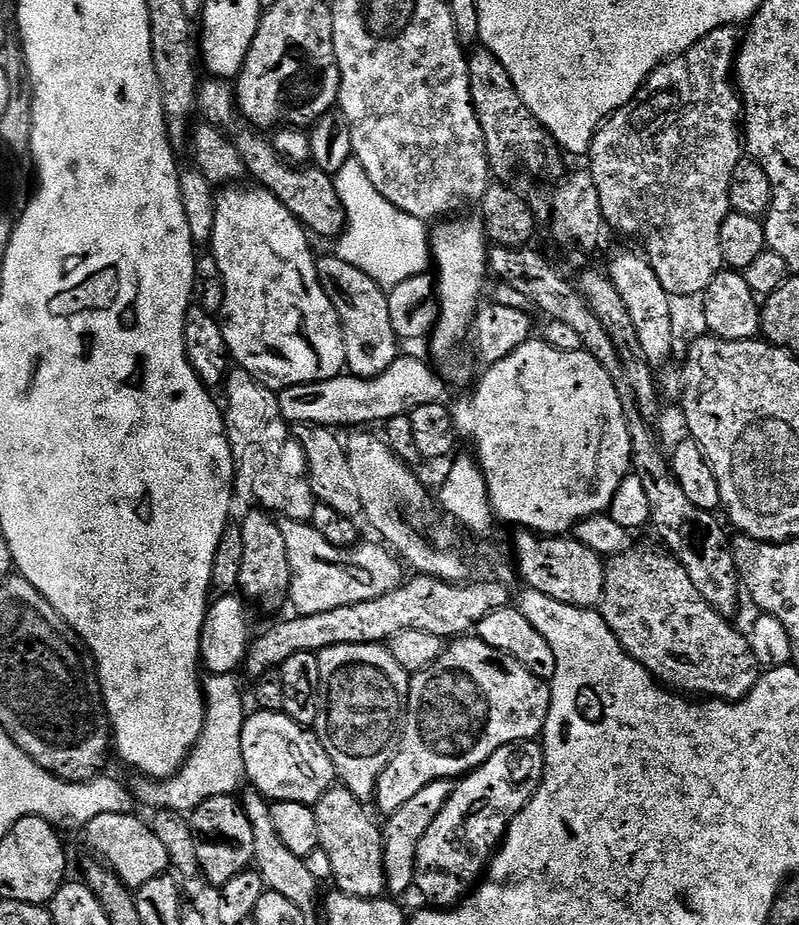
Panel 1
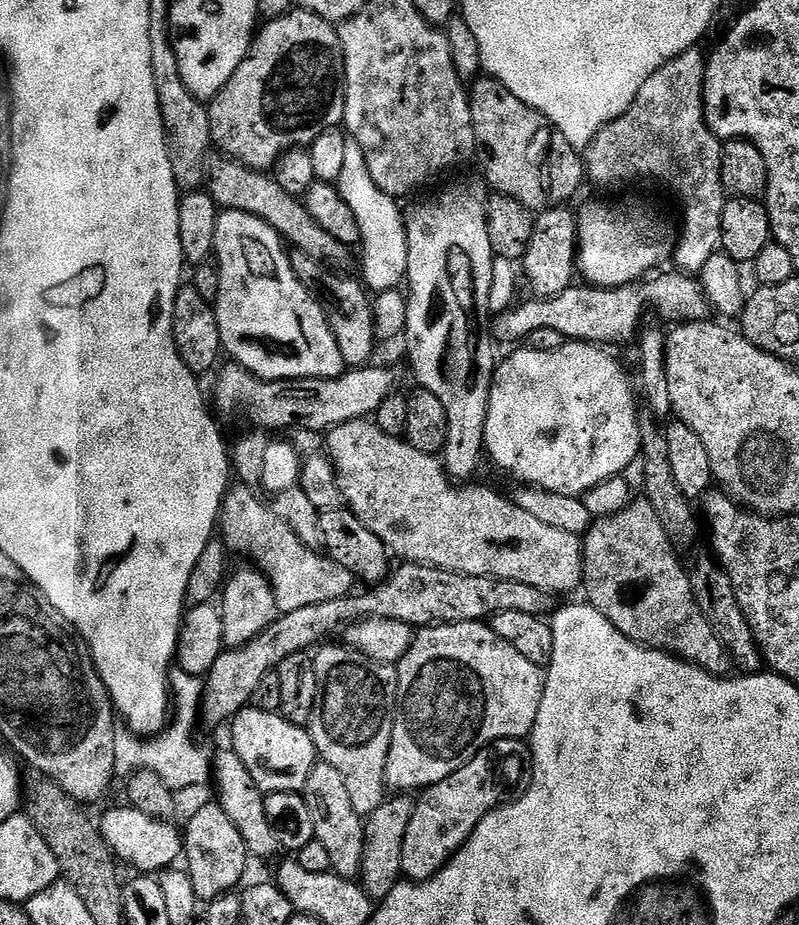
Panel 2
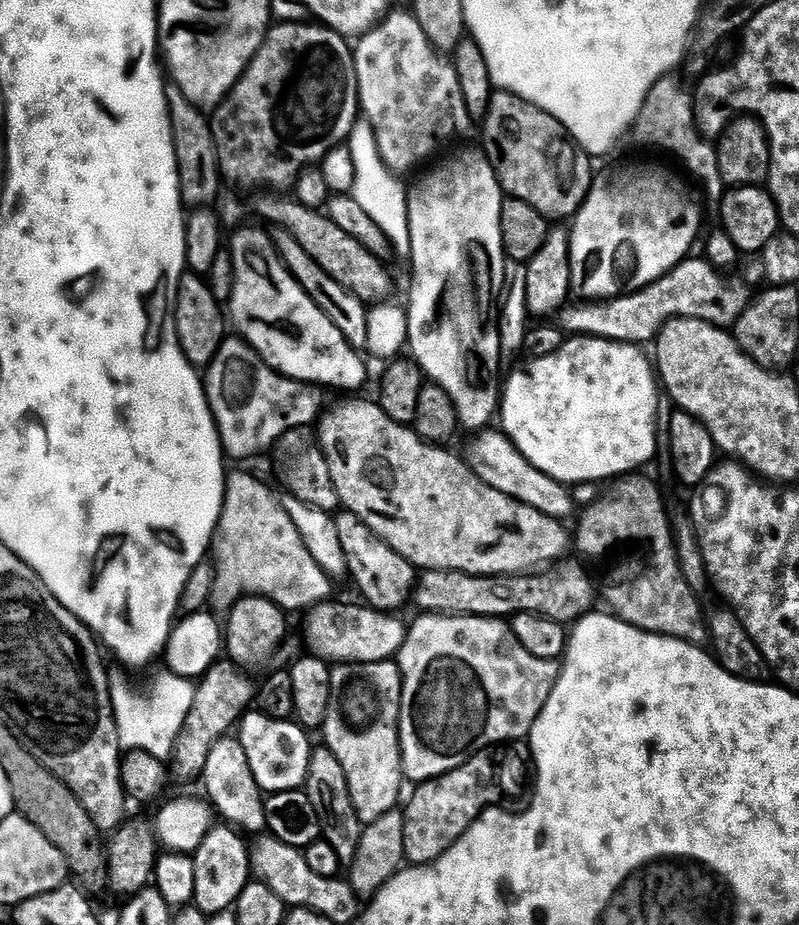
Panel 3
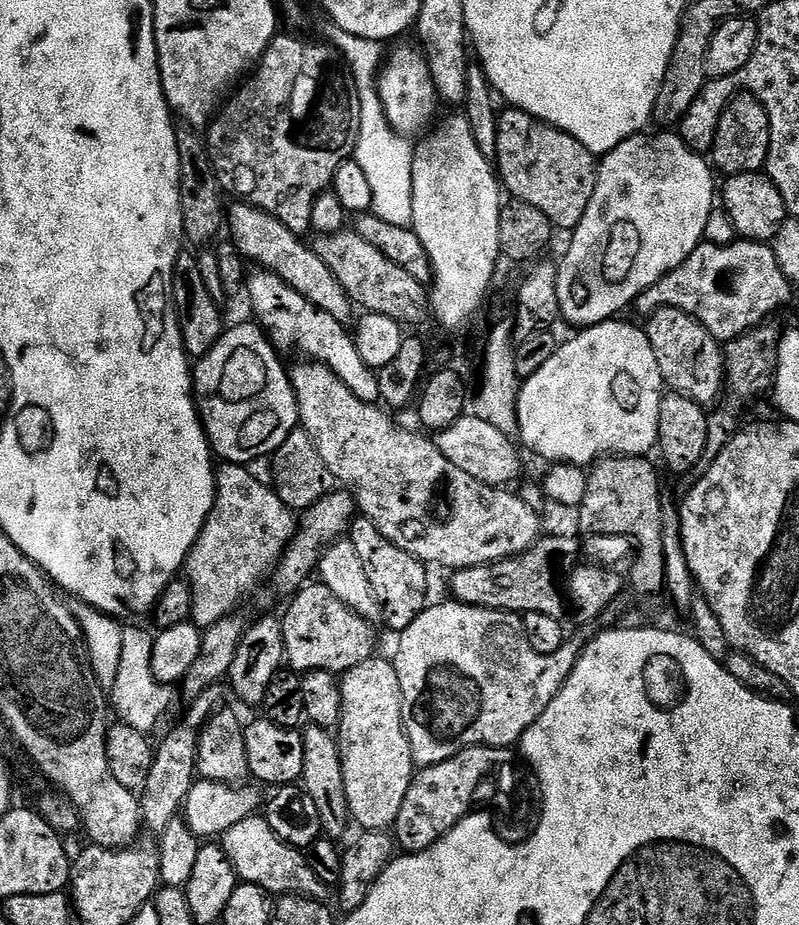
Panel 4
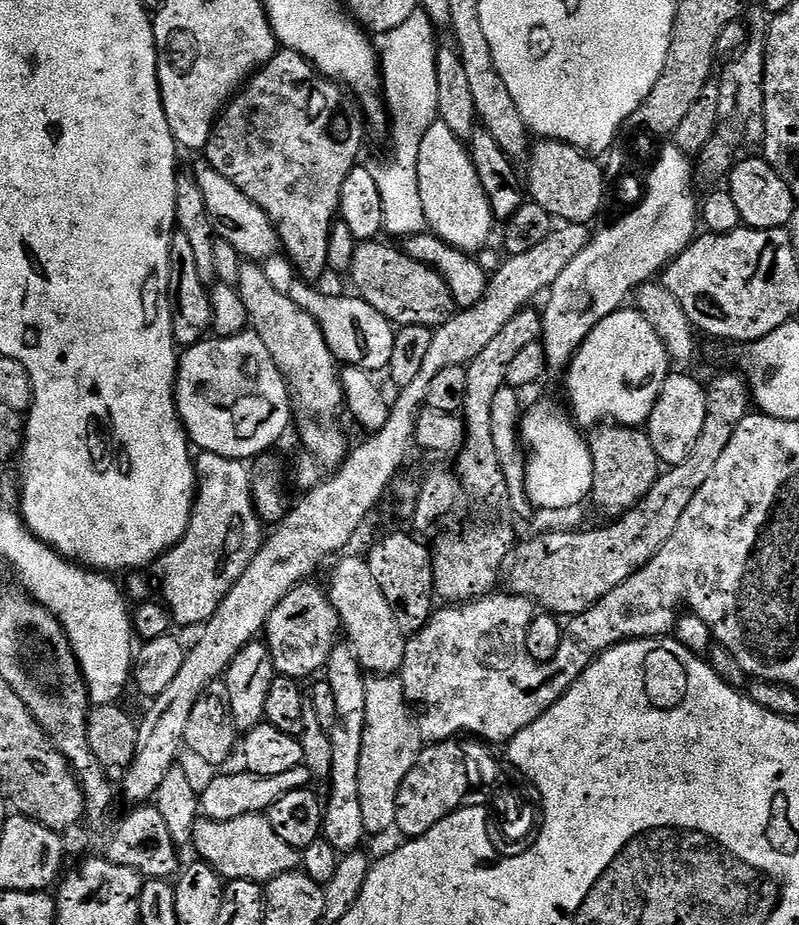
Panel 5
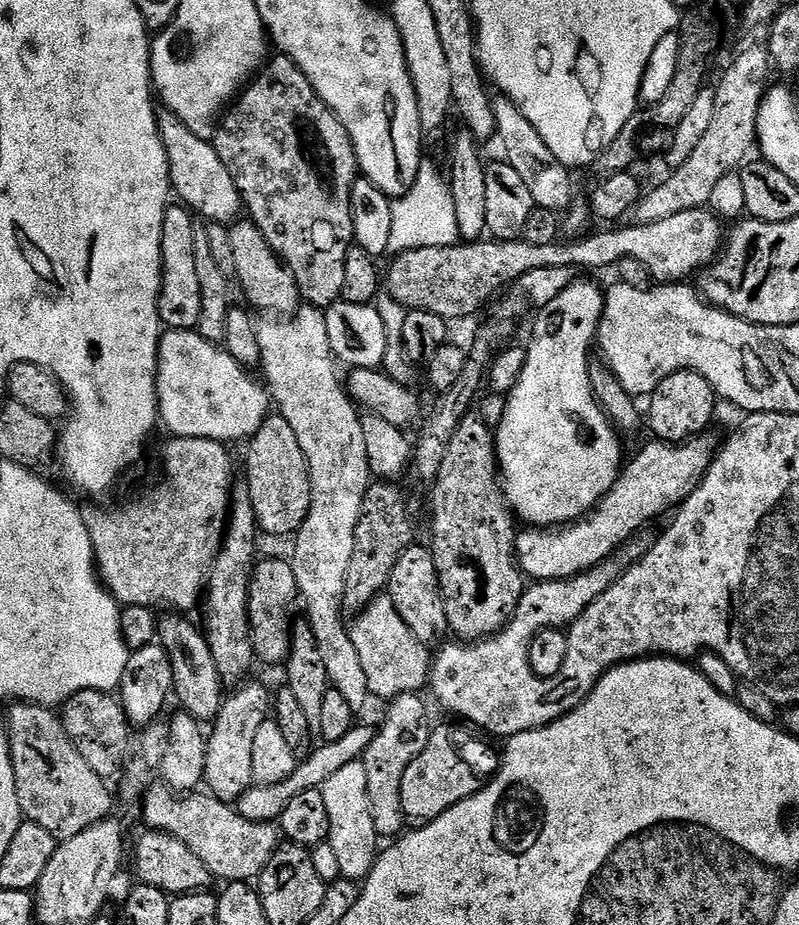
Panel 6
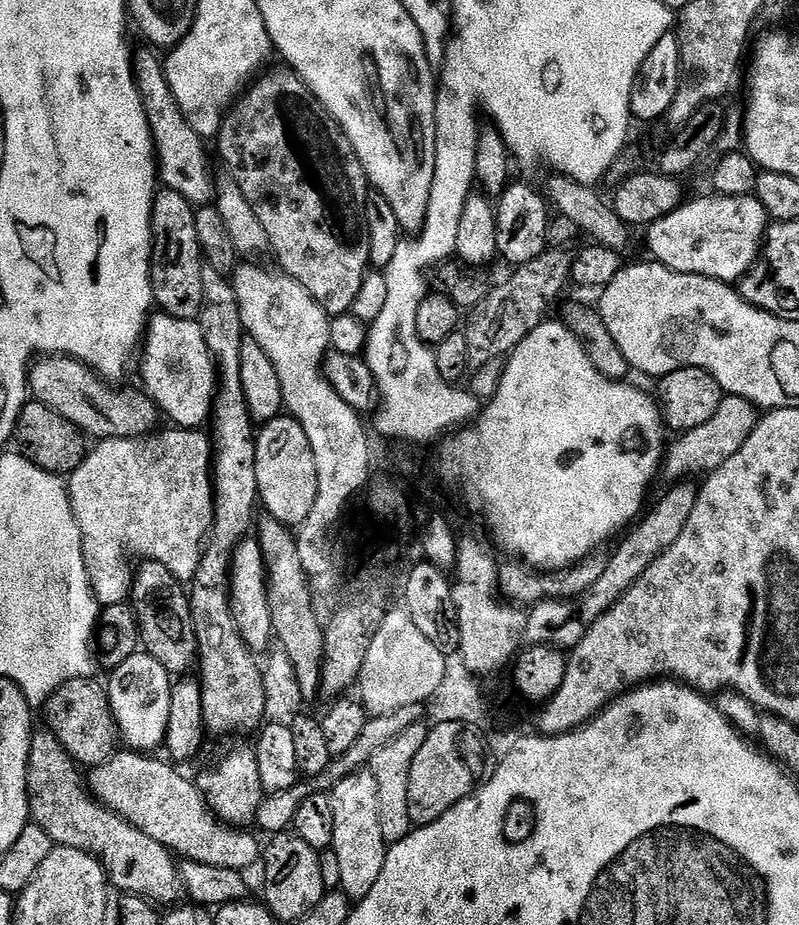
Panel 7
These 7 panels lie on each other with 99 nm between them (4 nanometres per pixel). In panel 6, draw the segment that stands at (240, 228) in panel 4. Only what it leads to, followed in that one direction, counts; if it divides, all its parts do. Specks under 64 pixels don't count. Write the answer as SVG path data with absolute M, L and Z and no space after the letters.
M167 110L157 115L156 128L160 131L160 141L166 150L171 191L175 195L177 192L185 200L181 201L197 217L205 216L205 221L213 224L231 225L241 215L242 201L238 186L234 186L230 170L222 166L222 158L218 158L215 147L194 135L174 113Z

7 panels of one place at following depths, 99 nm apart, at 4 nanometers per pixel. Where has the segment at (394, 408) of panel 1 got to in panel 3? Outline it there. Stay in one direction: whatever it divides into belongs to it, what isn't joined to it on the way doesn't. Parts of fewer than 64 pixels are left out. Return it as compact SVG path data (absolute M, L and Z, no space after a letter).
M242 338L225 339L212 363L206 368L206 391L212 417L216 420L216 429L220 435L220 445L229 457L236 460L248 460L259 452L273 447L292 428L307 428L317 419L316 398L309 385L292 380L288 376L275 372L265 360Z

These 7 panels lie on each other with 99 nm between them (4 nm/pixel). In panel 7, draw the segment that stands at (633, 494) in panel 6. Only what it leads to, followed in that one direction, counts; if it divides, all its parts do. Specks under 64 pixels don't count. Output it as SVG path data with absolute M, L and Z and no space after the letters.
M725 395L724 401L718 406L718 414L714 414L710 422L702 422L702 426L683 433L669 448L667 446L666 455L662 460L662 476L672 480L668 482L684 482L689 478L696 478L692 476L703 477L705 474L711 474L715 468L722 466L722 462L738 454L738 450L742 448L746 438L750 438L757 423L756 405L741 396Z

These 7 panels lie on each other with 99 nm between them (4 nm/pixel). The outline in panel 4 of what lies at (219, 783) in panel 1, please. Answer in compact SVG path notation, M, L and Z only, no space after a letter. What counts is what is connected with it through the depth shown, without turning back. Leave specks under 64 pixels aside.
M124 628L122 638L122 656L118 662L118 674L114 678L114 686L110 690L110 704L121 721L134 730L145 734L152 731L160 724L160 719L168 712L172 704L173 689L167 684L158 682L152 673L152 642L154 636L150 631L143 632L140 628Z

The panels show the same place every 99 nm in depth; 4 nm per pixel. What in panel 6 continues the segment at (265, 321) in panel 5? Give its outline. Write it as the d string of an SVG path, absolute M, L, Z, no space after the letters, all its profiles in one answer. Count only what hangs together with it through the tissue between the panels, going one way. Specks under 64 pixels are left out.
M240 218L228 228L228 233L230 250L234 254L234 276L235 279L240 279L240 288L244 291L245 298L249 300L247 303L253 309L269 308L272 314L295 313L302 300L301 289L266 242L262 230L258 230L258 226L253 224L251 219Z

